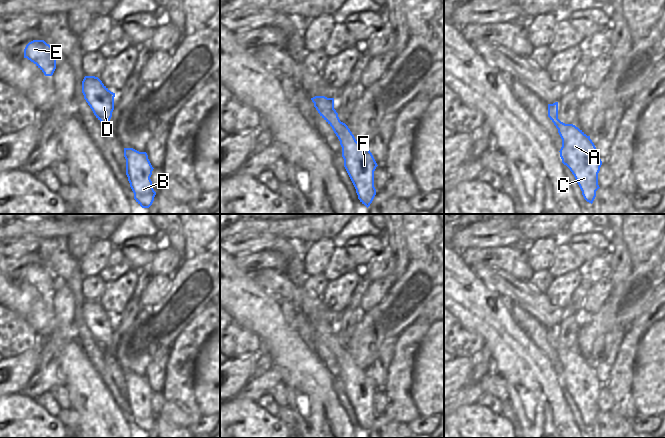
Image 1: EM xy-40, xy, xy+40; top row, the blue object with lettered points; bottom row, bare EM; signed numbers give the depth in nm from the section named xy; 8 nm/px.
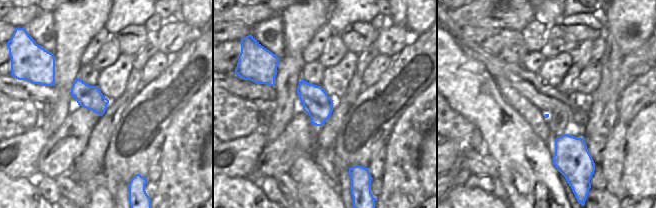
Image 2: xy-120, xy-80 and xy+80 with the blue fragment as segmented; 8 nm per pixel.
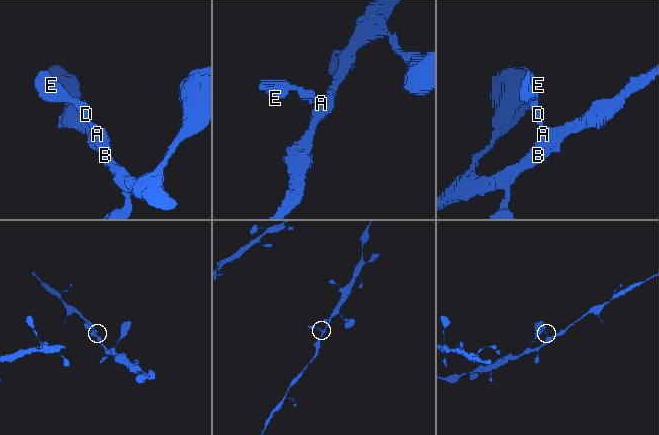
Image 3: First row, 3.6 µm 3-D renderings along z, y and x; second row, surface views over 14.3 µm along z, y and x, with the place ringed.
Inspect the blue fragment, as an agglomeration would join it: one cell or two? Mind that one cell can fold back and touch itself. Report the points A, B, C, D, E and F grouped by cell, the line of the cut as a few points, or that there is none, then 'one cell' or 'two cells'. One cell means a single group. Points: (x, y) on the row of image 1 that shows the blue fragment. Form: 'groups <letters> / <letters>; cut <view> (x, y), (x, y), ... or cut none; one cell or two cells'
groups A B C D E F; cut none; one cell

